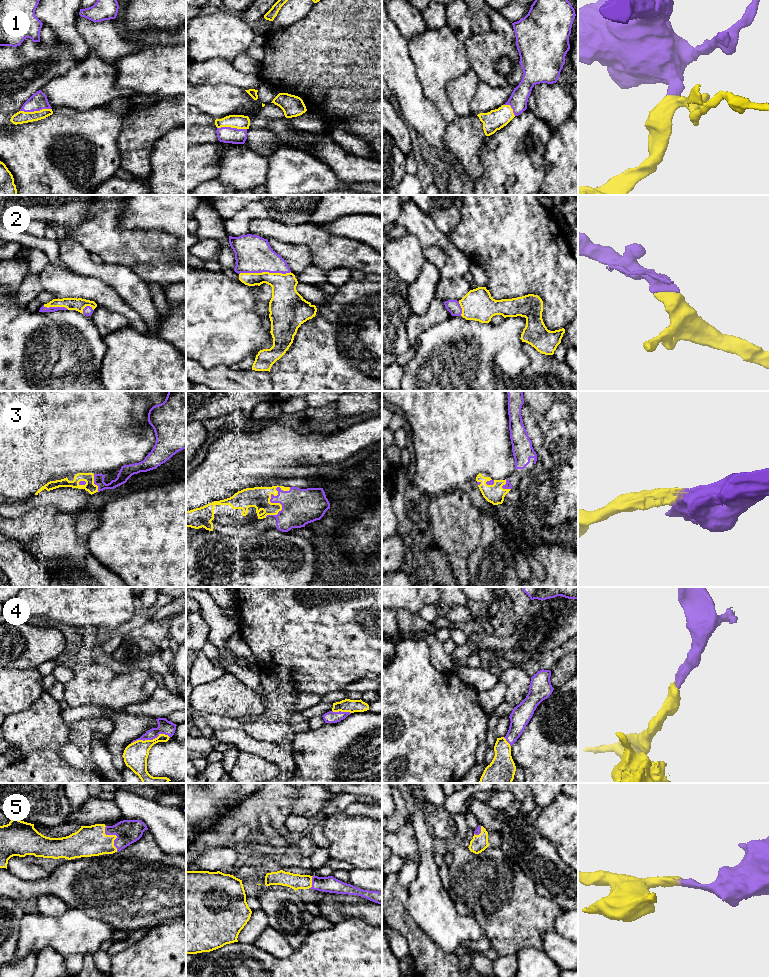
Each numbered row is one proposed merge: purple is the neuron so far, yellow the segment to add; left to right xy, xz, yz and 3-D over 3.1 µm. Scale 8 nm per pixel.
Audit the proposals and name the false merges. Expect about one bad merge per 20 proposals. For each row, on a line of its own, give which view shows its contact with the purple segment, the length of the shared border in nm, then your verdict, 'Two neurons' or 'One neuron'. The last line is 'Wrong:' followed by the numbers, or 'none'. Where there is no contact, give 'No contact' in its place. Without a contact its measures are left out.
1: Touches purple in xy. Shared border 240 nm. One neuron
2: Touches purple in xz. Shared border 420 nm. One neuron
3: Touches purple in xz. Shared border 320 nm. One neuron
4: Touches purple in xy. Shared border 320 nm. One neuron
5: Touches purple in xy. Shared border 220 nm. One neuron
Wrong: none

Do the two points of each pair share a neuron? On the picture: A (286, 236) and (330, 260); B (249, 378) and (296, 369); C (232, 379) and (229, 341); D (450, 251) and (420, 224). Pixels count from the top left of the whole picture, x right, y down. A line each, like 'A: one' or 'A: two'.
A: one
B: two
C: two
D: one

